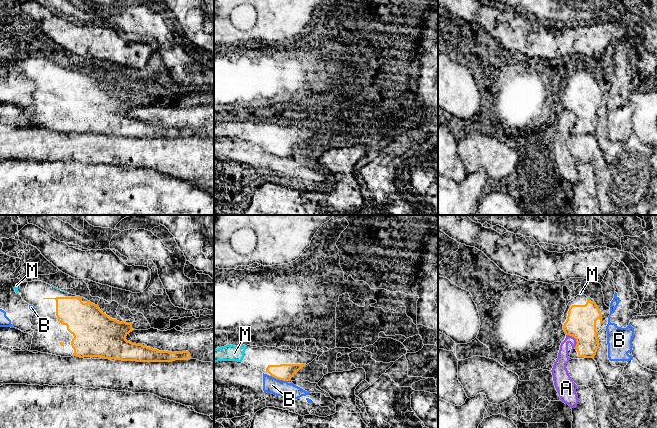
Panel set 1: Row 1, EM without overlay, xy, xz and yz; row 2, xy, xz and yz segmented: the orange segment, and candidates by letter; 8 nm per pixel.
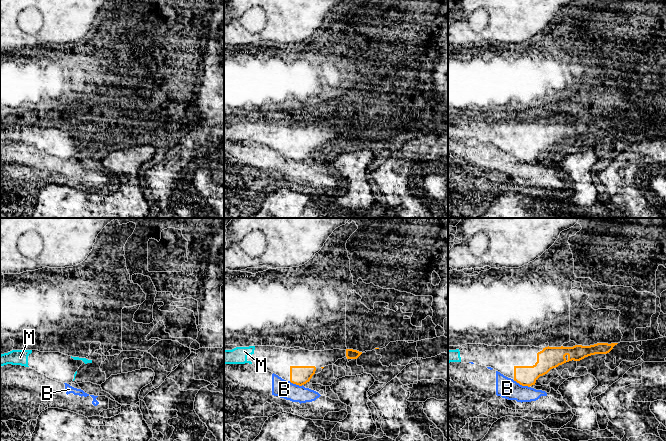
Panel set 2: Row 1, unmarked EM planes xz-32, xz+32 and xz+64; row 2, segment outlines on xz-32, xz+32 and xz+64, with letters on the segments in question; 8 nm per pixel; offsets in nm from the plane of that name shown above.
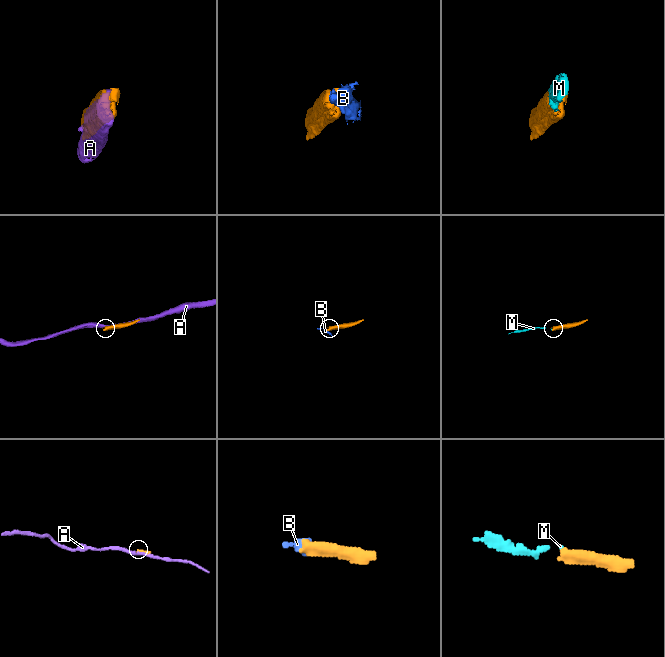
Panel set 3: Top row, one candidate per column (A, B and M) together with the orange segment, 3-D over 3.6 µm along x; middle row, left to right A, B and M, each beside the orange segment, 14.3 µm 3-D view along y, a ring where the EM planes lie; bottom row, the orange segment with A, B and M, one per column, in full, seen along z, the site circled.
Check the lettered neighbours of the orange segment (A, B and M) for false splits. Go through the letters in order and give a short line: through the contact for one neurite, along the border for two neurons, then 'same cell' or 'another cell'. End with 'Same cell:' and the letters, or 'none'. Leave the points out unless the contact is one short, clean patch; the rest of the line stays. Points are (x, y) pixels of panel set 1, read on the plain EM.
A: another cell
B: line xz (270, 151), (286, 157); another cell
M: line xz (285, 148), (304, 141), (305, 141); same cell
Same cell: M

